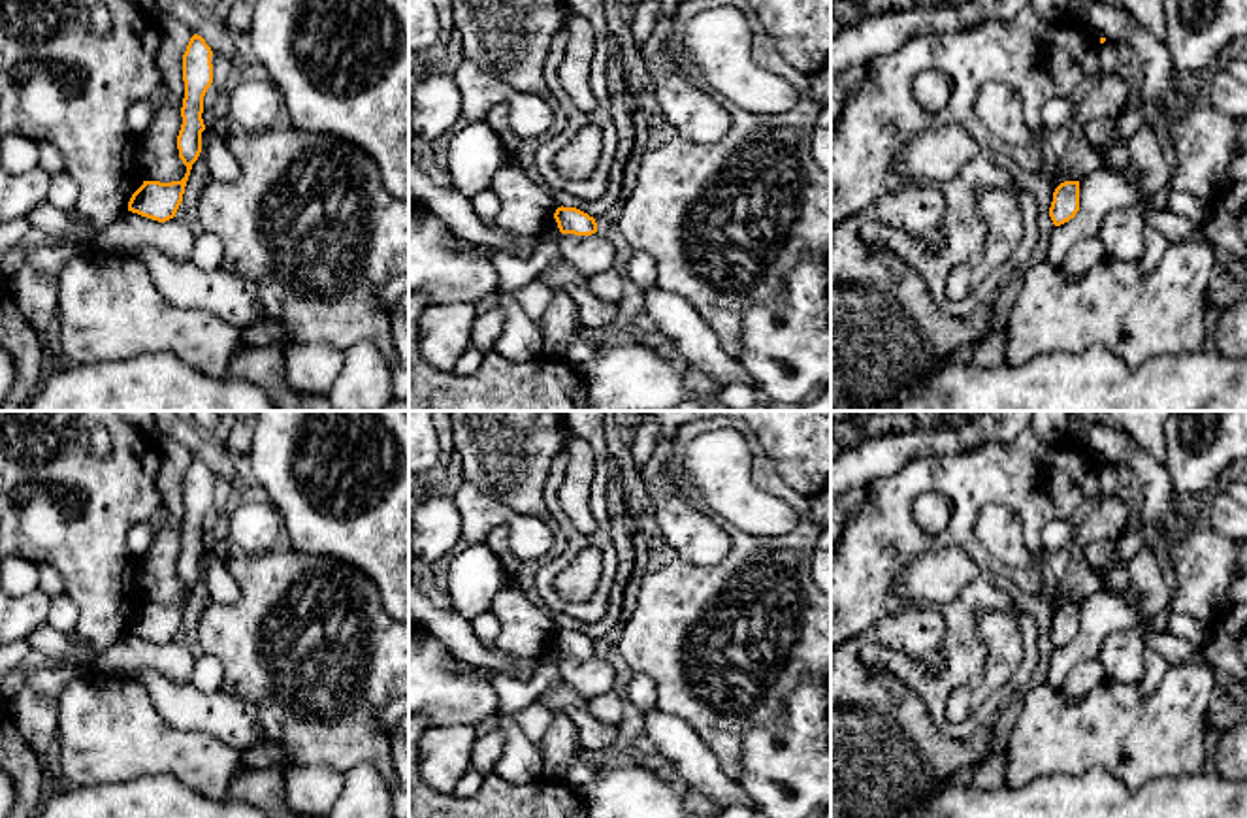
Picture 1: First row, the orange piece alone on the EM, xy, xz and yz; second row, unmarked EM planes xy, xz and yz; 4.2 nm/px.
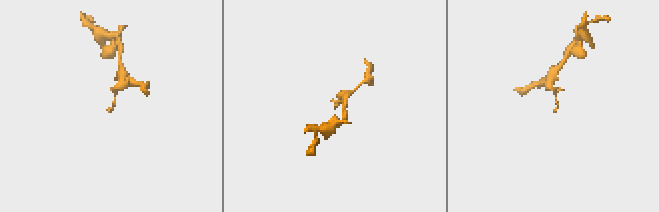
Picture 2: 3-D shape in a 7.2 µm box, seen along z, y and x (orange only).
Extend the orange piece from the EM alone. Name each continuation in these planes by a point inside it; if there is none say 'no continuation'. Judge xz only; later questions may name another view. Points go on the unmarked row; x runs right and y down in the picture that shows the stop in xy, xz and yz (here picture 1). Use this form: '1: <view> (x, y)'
no continuation

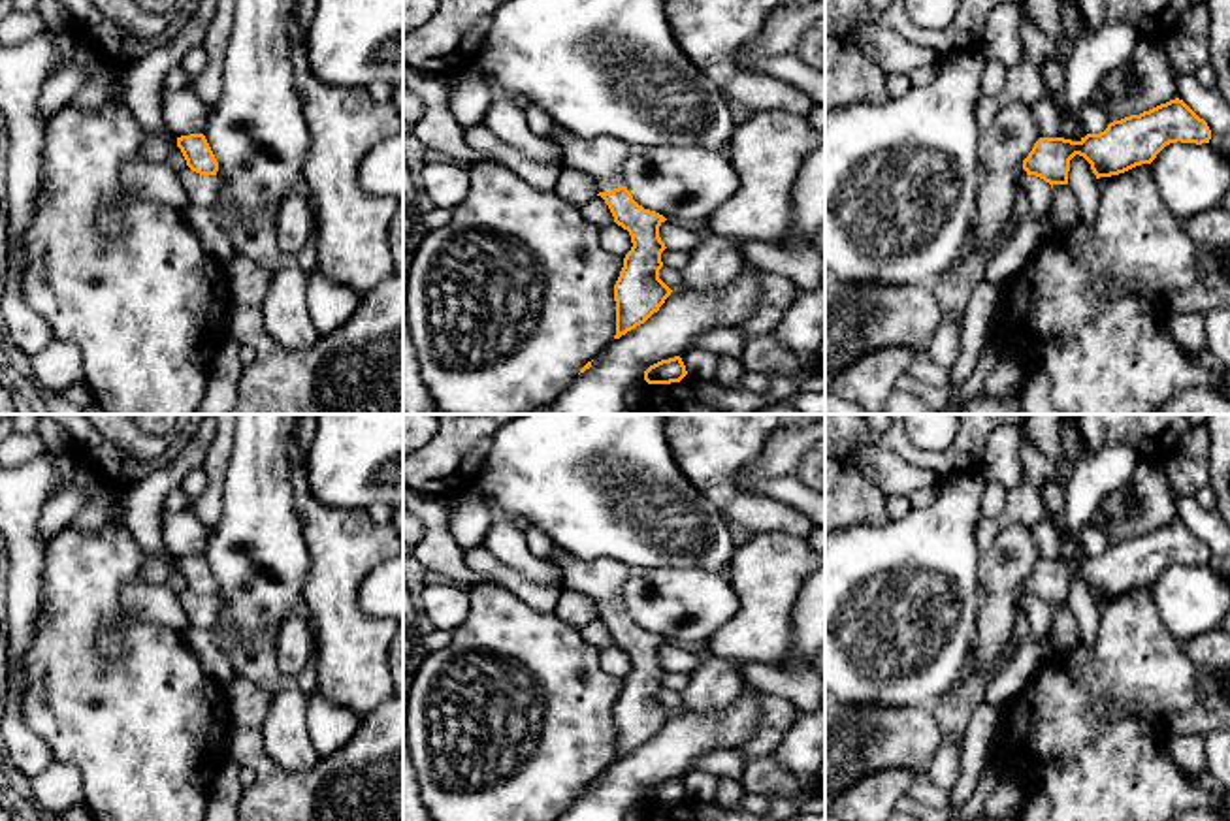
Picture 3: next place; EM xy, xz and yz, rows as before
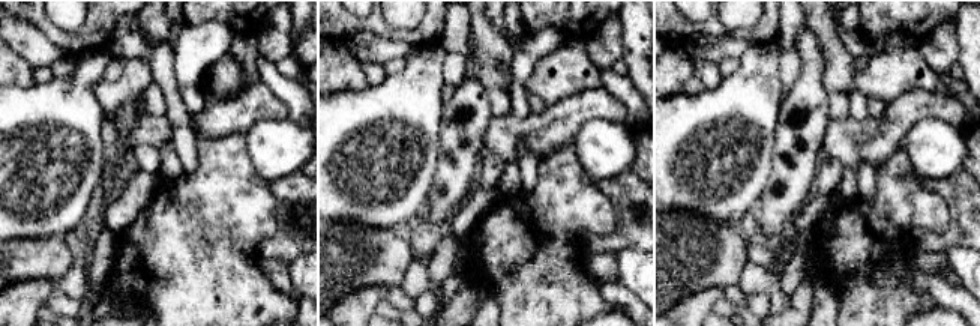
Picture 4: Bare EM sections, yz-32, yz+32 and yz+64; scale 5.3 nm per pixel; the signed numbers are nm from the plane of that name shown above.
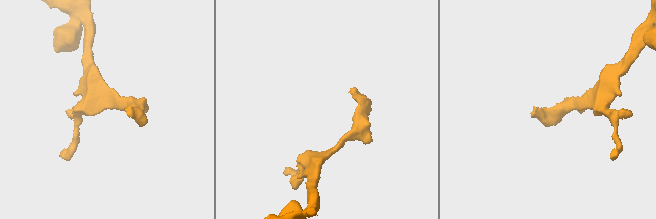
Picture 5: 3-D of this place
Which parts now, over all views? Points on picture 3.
1: xz (603, 580)

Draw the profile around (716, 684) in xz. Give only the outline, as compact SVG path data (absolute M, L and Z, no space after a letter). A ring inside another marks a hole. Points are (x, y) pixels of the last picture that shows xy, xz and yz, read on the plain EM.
M708 655L691 674L688 687L680 693L682 710L712 714L729 708L746 689L740 665Z

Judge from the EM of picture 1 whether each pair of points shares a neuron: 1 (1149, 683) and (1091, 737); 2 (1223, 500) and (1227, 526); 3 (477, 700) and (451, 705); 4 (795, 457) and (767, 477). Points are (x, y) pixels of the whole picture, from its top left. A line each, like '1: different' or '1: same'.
1: different
2: same
3: same
4: different

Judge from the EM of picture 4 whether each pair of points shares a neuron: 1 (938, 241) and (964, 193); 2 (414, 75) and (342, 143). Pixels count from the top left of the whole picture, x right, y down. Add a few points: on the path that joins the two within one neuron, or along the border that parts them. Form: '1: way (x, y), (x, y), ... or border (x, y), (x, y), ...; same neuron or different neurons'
1: way (952, 233), (964, 221), (964, 206); same neuron
2: way (396, 93), (360, 129); same neuron

